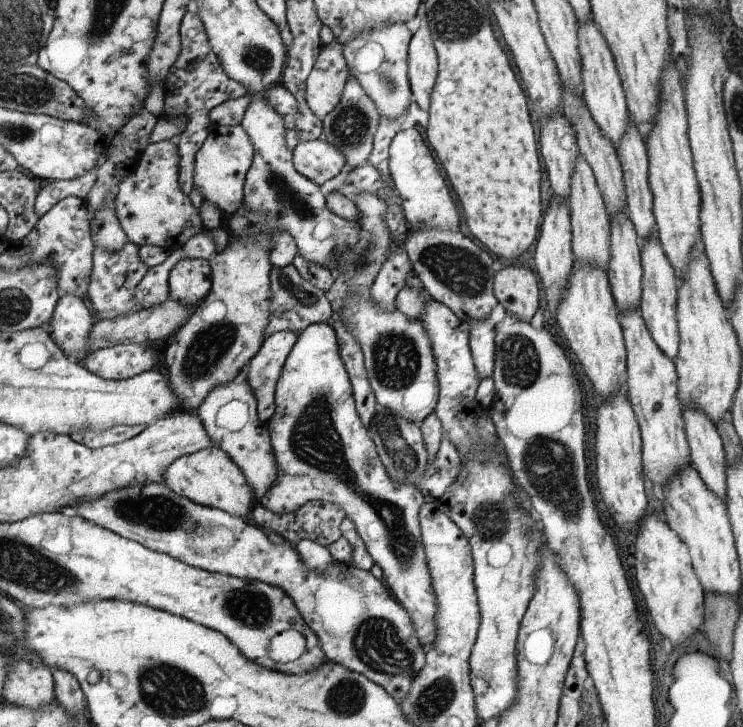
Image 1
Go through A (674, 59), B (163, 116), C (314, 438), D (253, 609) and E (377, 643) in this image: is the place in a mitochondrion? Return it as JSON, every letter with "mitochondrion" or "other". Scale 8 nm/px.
{"A":"other","B":"other","C":"mitochondrion","D":"mitochondrion","E":"mitochondrion"}

